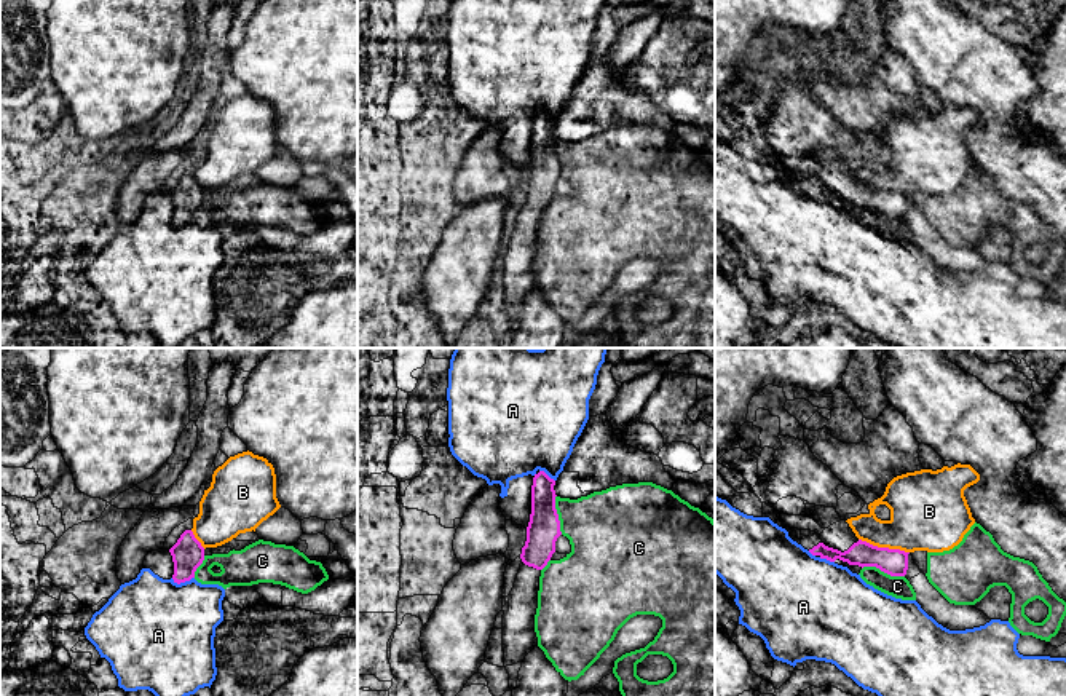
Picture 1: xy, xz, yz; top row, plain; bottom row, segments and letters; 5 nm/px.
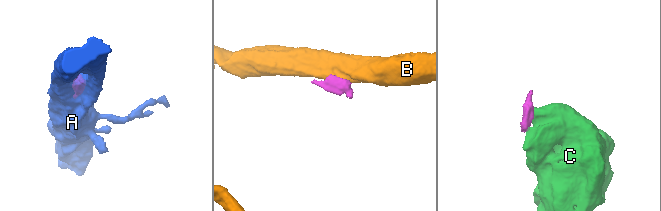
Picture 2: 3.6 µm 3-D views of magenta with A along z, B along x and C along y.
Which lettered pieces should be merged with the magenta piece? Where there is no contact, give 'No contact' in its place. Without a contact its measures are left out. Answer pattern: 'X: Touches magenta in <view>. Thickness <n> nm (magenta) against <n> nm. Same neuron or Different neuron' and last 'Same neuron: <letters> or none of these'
A: Touches magenta in xy. Thickness 160 nm (magenta) against 460 nm. Different neuron
B: Touches magenta in yz. Thickness 140 nm (magenta) against 340 nm. Different neuron
C: Touches magenta in yz. Thickness 140 nm (magenta) against 110 nm. Different neuron
Same neuron: none of these

